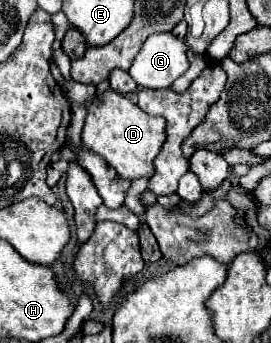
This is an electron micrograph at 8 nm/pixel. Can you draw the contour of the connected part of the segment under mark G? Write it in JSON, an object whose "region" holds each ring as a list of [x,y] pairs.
{"region":[[[153,33],[137,53],[129,75],[137,87],[163,89],[169,87],[189,67],[187,45],[171,33]]]}

